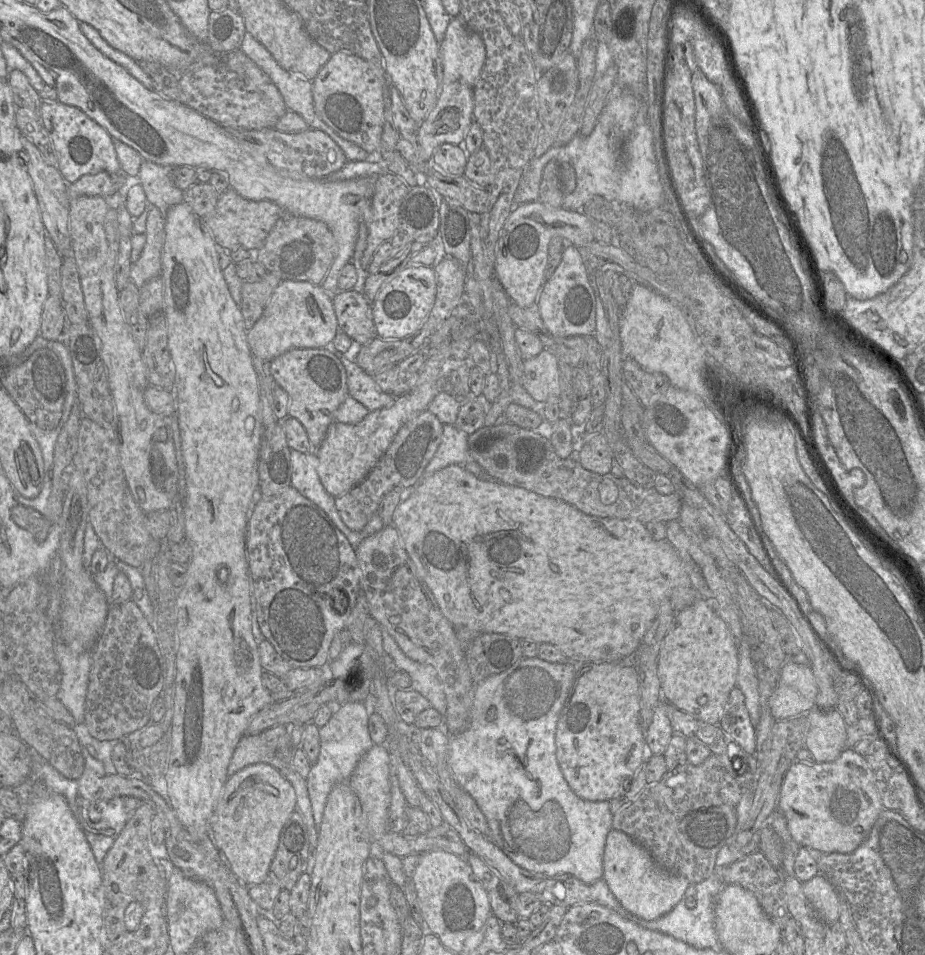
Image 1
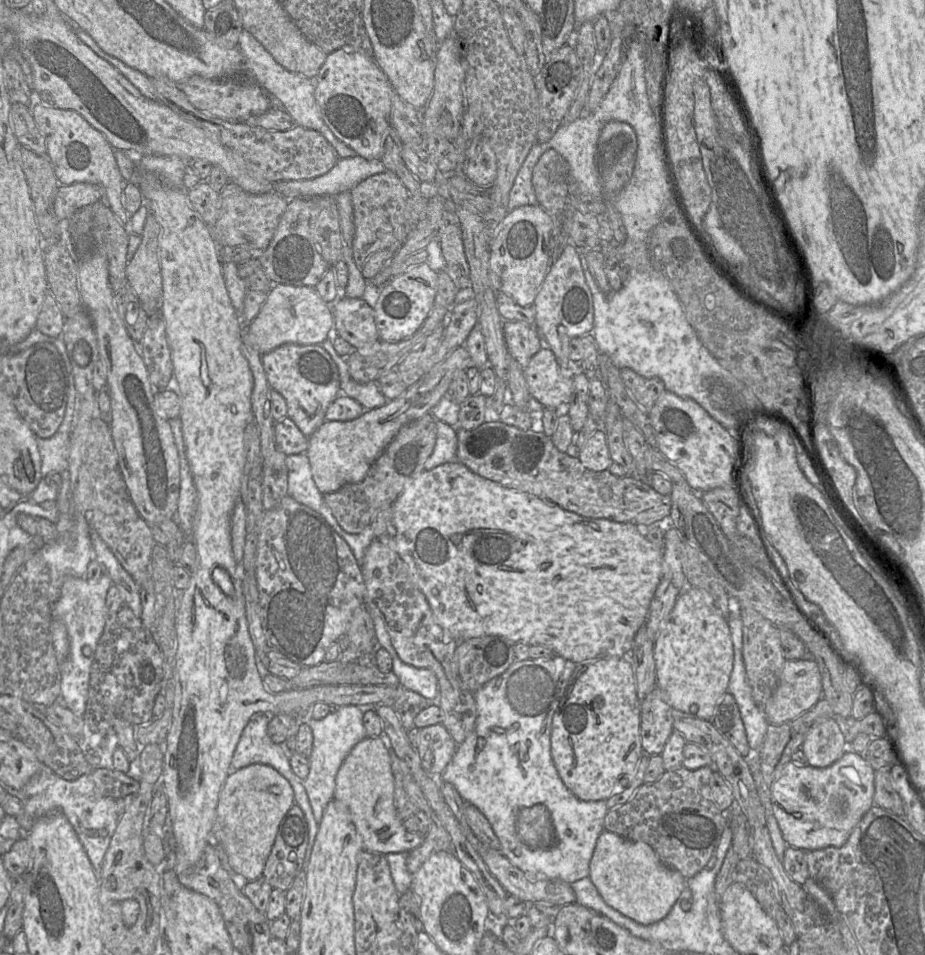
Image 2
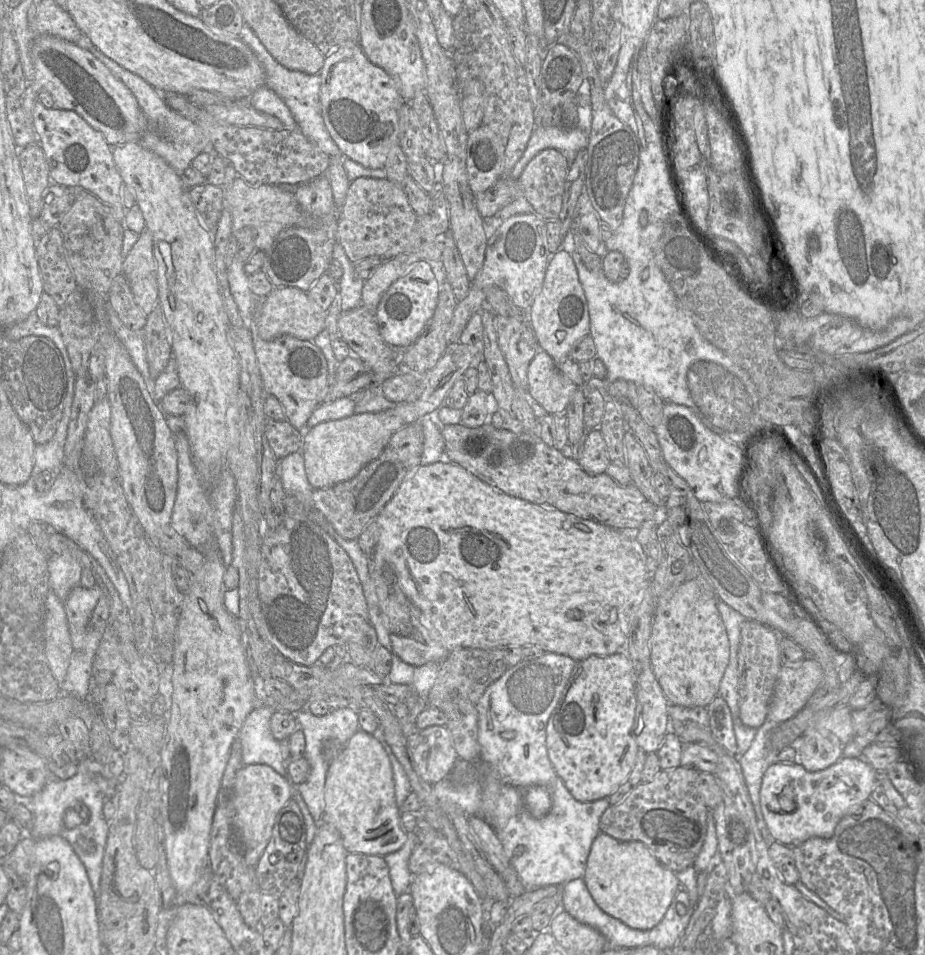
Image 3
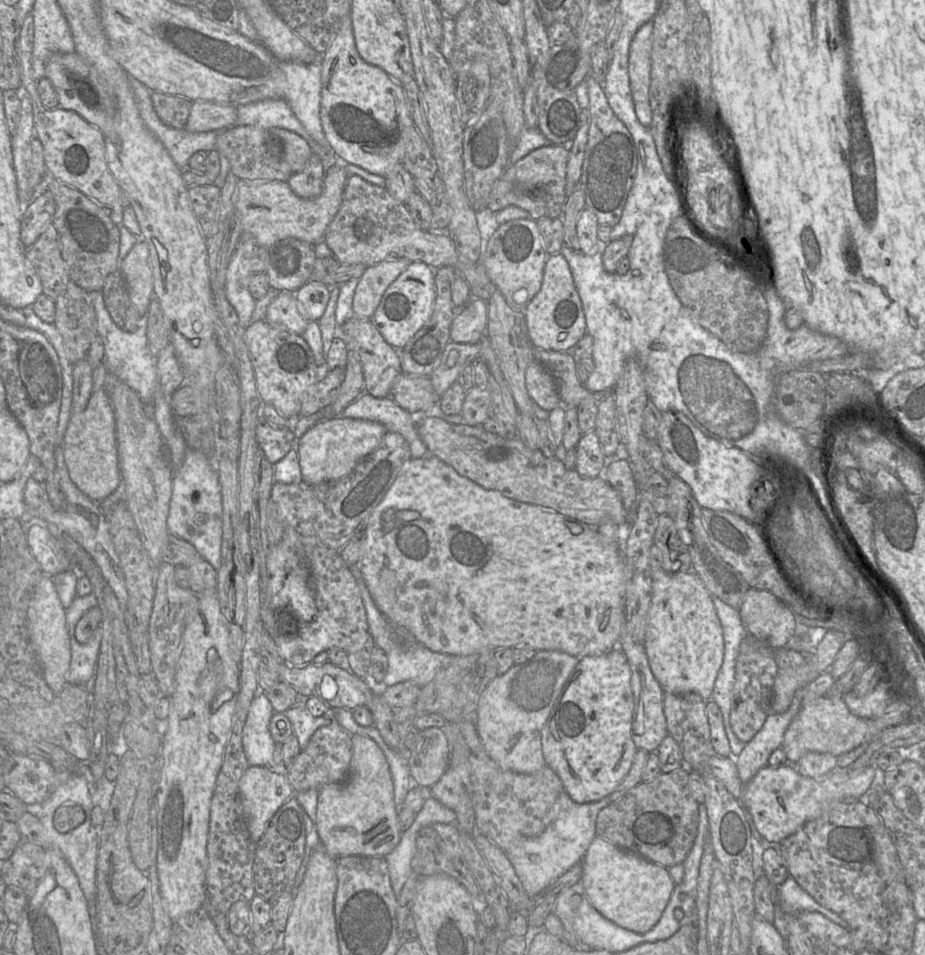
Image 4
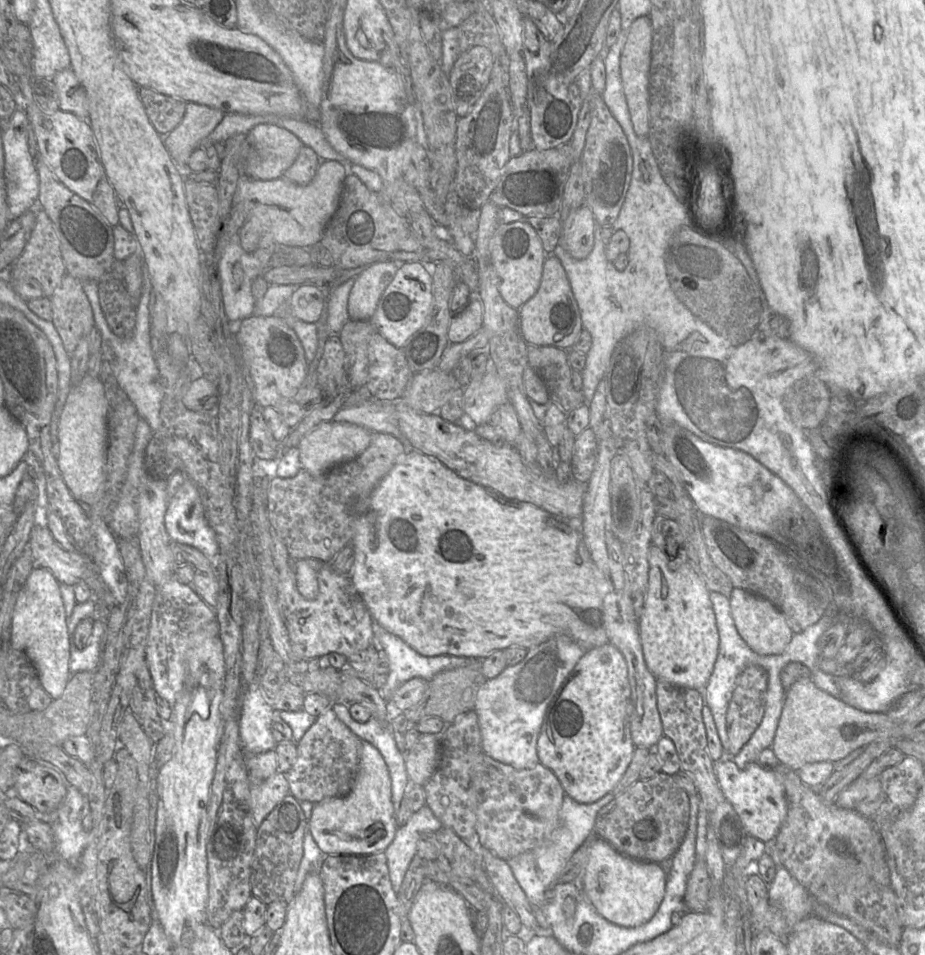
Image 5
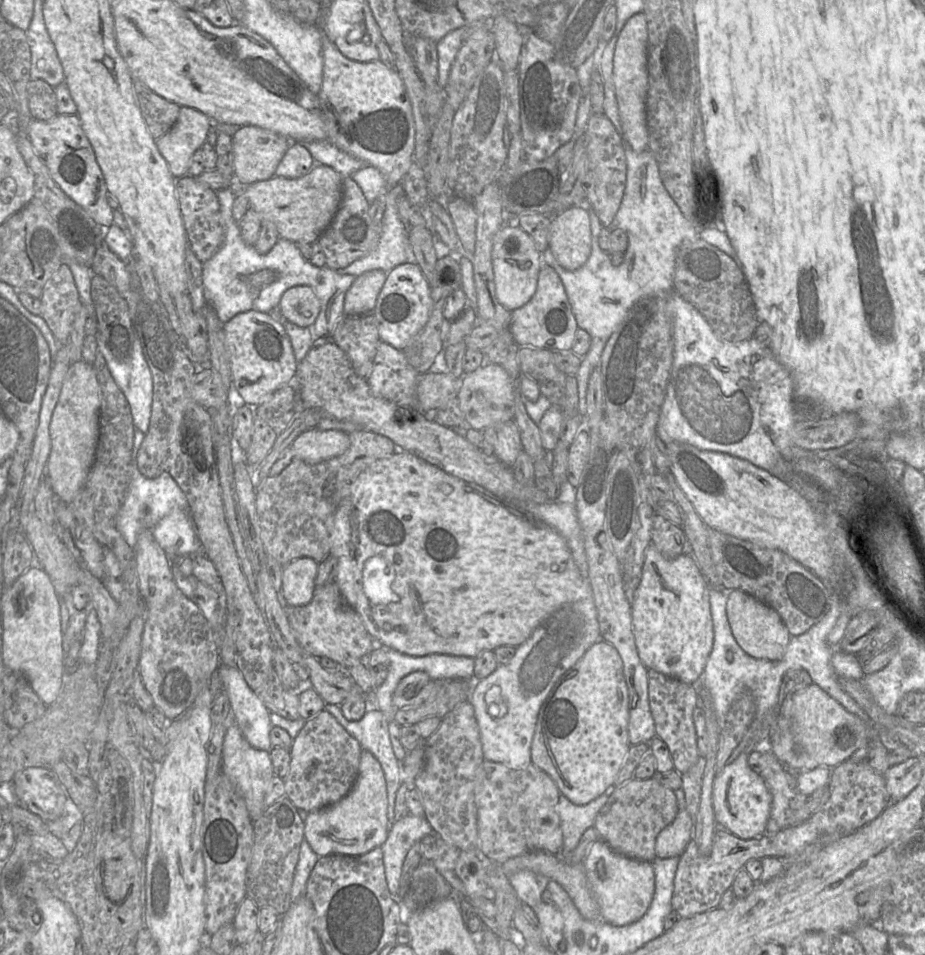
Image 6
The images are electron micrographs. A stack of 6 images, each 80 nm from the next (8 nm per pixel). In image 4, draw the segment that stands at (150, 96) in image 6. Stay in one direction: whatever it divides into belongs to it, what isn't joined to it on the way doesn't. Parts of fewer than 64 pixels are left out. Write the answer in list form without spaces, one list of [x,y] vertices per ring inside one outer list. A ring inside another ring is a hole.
[[[152,92],[151,100],[157,116],[165,125],[175,129],[185,127],[193,101],[159,92]]]

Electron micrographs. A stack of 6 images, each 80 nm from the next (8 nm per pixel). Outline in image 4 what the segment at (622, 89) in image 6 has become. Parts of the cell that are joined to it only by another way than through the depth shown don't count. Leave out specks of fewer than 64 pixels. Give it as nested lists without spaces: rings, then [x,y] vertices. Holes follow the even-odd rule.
[[[653,20],[643,24],[633,37],[629,50],[629,80],[634,110],[638,121],[649,127],[652,111],[649,102],[652,66]]]

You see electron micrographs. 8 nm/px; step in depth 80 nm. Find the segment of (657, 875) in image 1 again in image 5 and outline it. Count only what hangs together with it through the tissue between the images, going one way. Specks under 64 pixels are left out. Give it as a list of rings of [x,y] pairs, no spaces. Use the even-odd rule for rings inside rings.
[[[596,836],[582,874],[582,889],[604,919],[622,927],[637,927],[648,922],[658,910],[665,894],[666,878],[658,863],[629,858]]]

